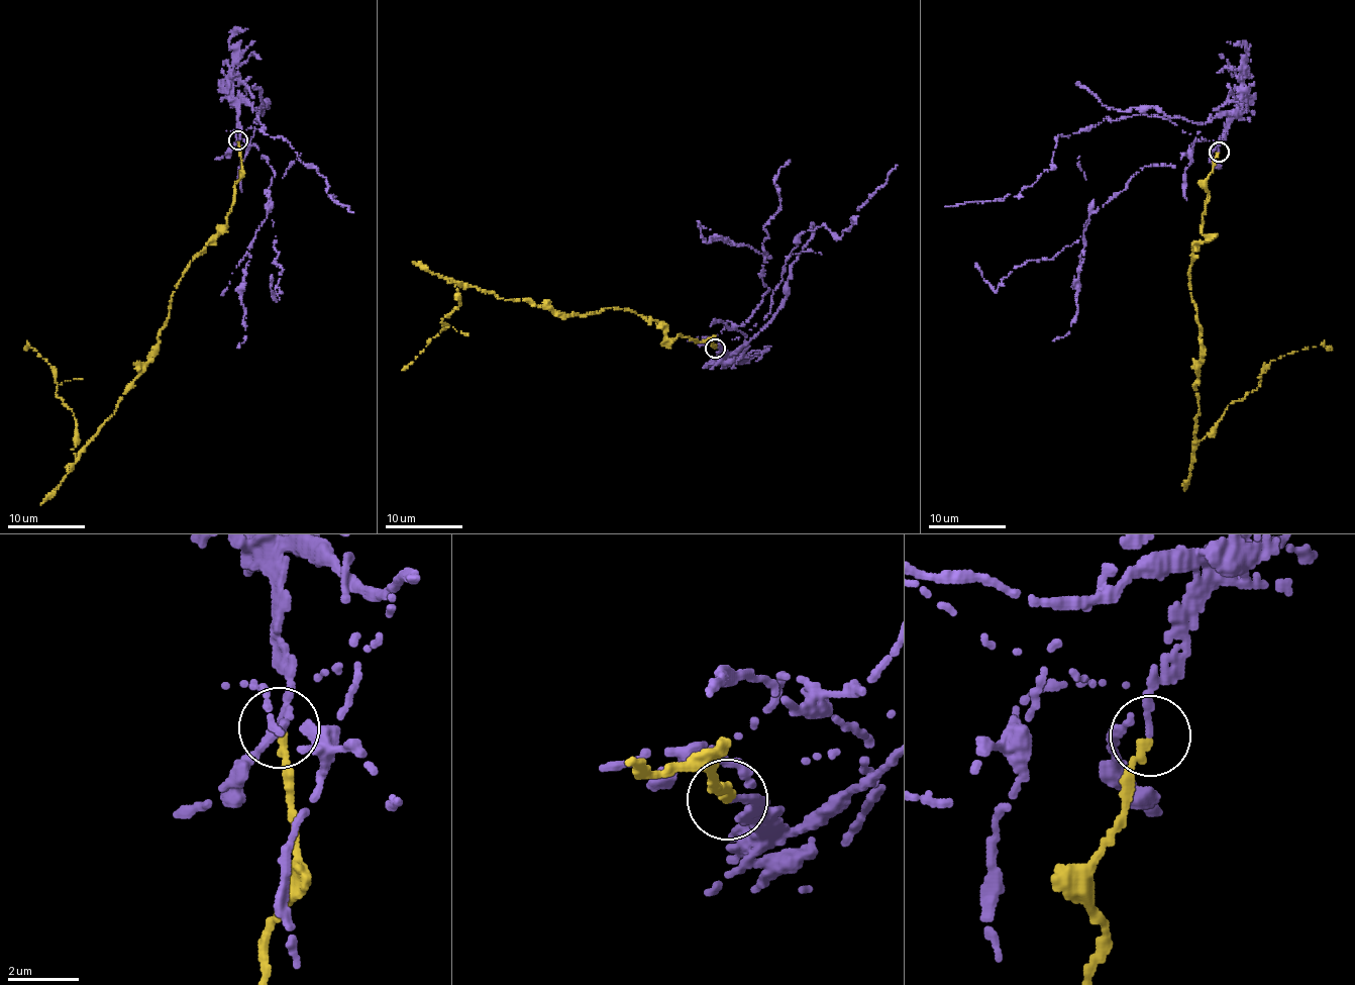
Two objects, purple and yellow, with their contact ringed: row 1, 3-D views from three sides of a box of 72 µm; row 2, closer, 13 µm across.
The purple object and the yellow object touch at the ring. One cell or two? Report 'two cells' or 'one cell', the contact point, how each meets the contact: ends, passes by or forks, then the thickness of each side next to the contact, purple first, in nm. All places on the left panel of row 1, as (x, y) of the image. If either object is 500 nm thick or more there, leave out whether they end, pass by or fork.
two cells; place (238, 140); purple passes by; yellow ends; calibres 130 and 260 nm

